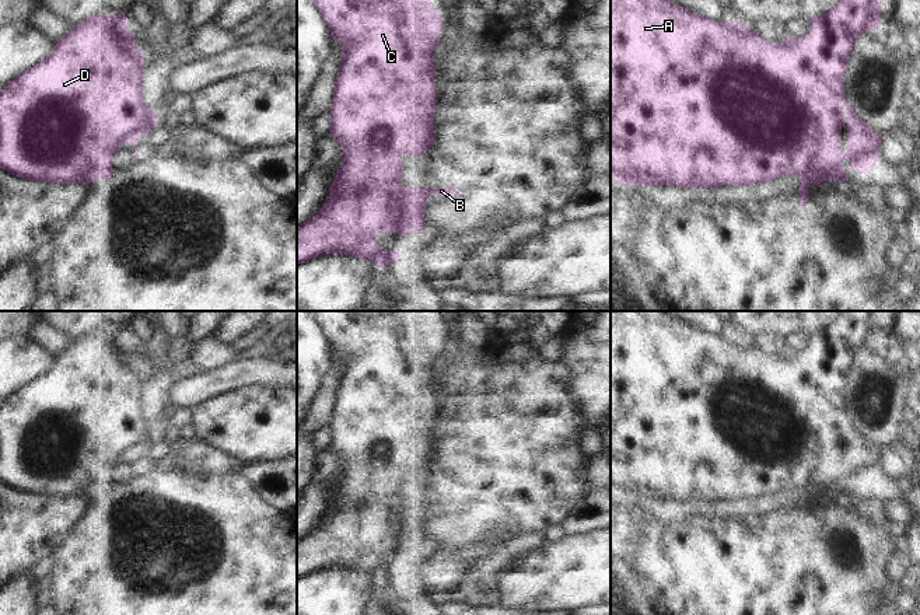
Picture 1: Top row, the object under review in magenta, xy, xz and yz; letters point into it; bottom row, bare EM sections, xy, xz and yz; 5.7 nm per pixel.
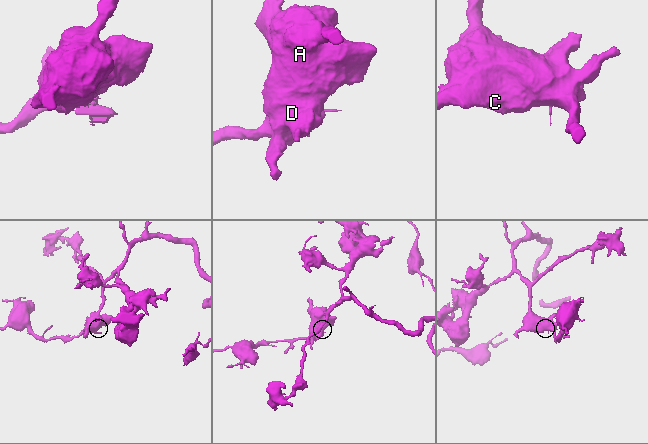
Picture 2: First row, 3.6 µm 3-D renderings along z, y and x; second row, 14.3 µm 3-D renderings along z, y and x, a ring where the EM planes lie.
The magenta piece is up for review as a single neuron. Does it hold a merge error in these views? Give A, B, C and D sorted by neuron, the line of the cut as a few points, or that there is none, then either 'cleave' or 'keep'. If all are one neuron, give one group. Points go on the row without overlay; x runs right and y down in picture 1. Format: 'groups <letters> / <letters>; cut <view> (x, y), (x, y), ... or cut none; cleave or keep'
groups A C D / B; cut xz (401, 500), (401, 516), (415, 531), (422, 530); cleave

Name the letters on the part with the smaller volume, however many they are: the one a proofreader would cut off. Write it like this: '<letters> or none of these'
B

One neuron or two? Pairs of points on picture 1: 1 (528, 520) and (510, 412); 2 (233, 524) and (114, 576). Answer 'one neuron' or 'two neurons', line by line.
1: one neuron
2: one neuron

